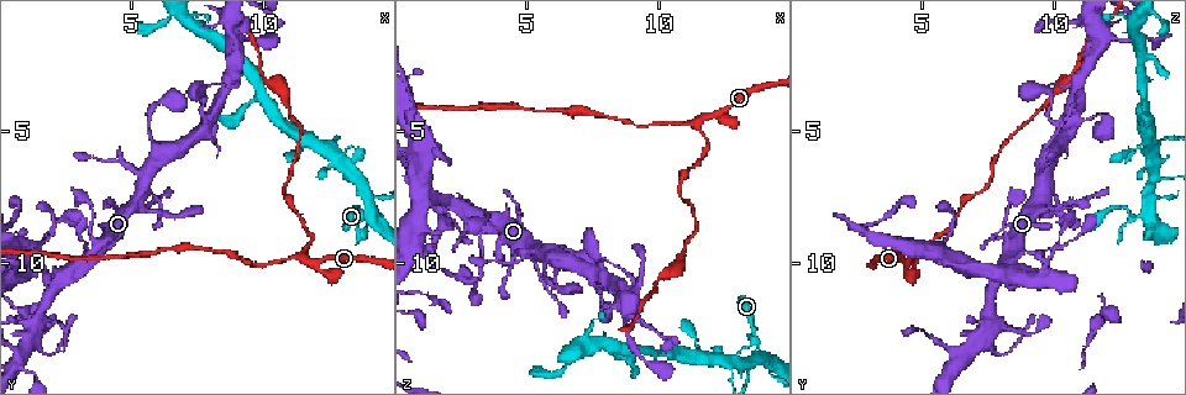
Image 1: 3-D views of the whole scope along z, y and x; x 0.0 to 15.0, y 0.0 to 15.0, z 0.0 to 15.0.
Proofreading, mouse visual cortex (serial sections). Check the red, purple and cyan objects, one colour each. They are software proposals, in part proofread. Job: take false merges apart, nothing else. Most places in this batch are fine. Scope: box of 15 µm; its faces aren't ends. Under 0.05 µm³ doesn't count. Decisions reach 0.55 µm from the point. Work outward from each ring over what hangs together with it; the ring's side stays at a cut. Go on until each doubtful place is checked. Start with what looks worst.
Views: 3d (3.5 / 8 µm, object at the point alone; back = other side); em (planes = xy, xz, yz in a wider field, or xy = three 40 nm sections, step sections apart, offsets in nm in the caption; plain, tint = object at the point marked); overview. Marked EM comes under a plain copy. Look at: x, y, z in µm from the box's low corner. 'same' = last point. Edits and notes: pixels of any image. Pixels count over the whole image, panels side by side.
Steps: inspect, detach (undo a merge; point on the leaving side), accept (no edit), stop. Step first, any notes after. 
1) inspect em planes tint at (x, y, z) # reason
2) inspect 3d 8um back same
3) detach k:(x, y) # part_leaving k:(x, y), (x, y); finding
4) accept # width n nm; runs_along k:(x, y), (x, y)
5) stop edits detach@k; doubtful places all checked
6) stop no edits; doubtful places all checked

inspect 3d 3.5um at (1.4, 13.1, 7.6) # calibre changes

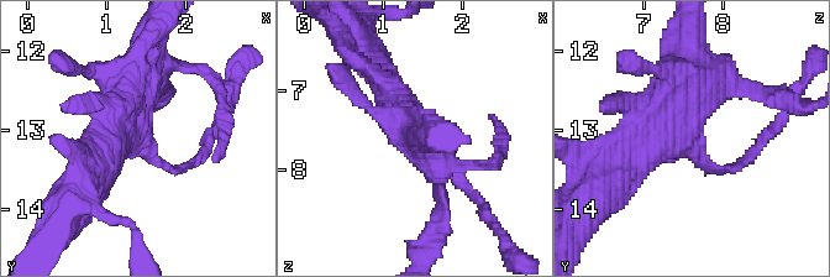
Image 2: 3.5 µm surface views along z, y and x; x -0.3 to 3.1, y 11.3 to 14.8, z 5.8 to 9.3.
inspect em xy step 1 tint at (1.50, 13.20, 7.60) # arm_widths 150, 500 nm

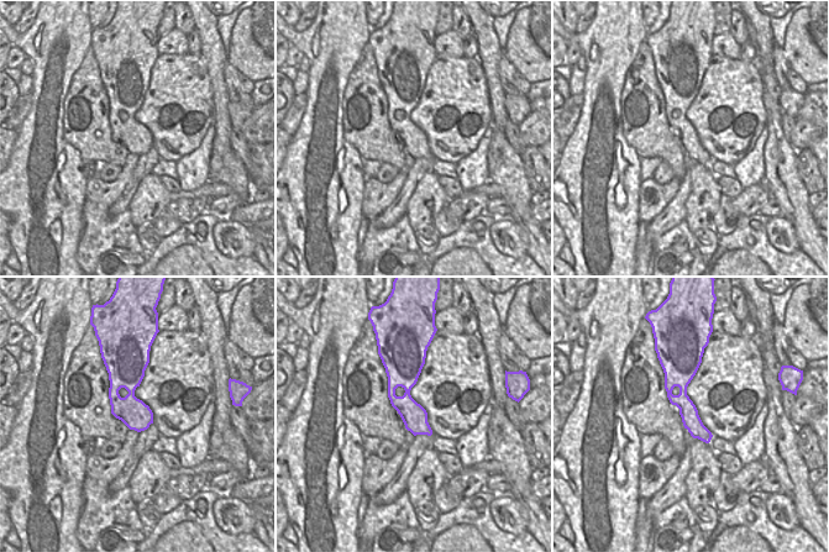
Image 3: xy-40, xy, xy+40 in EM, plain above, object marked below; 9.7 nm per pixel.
accept # width 240 nm; runs_along 2:(677, 79), (673, 129), (702, 163), (744, 163); all the same cell

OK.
inspect 3d 8um at (11.5, 9.8, 4.6) # a fork

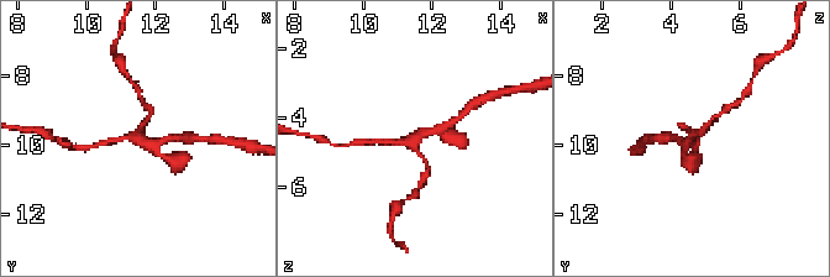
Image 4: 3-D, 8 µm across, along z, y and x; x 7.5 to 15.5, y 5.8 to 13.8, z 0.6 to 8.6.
inspect em xy step 1 tint at (11.4, 9.8, 4.7) # shape alone is not enough

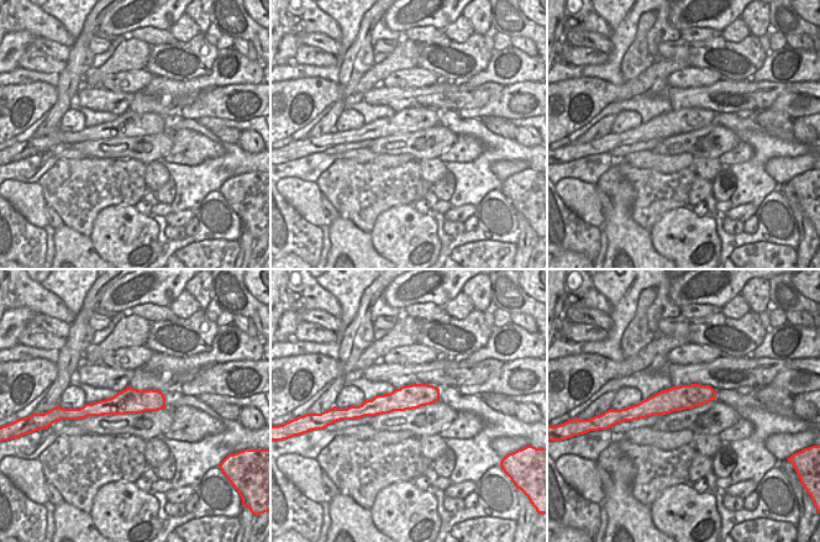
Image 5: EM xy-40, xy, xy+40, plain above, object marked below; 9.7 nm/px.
accept # arm_widths 150, 150, 250 nm; runs_along 4:(681, 140), (687, 144), (718, 115); continuous, no second cell

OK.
inspect 3d 3.5um back at (13.9, 8.1, 13.4) # thick turns thin

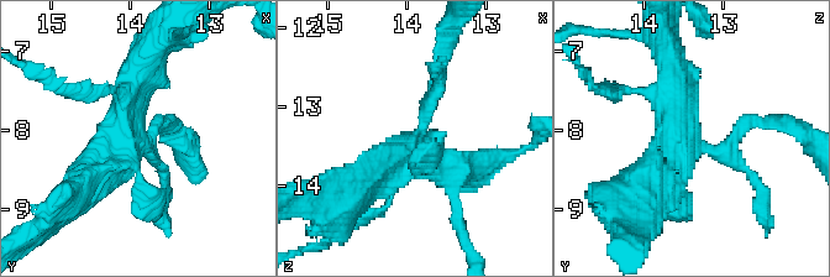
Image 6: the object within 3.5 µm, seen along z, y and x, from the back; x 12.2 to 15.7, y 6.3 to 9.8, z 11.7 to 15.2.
inspect em xy step 2 tint at (13.90, 8.05, 13.40) # arms 4; arm_widths 150, 150, 350, 400 nm; shape alone is not enough

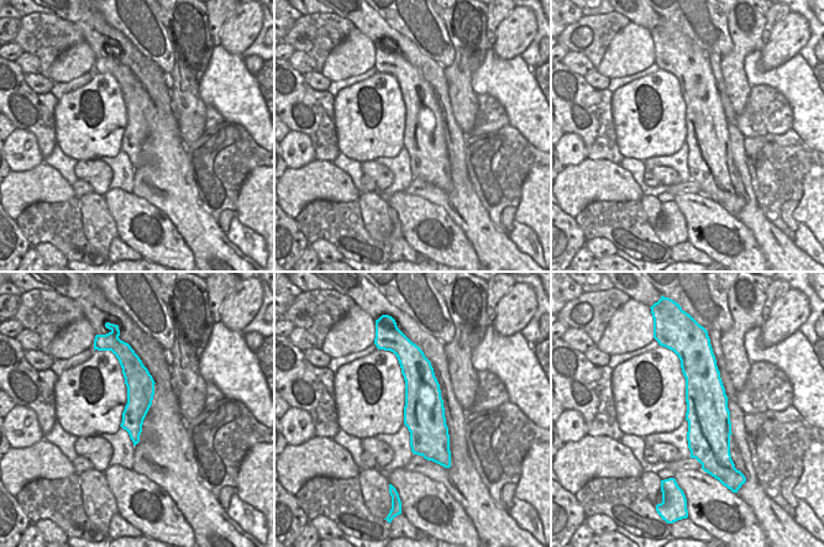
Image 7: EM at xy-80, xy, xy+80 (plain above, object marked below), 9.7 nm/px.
accept # runs_along 7:(405, 357), (420, 379), (435, 458); one cell here

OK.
stop no edits; doubtful places all checked

